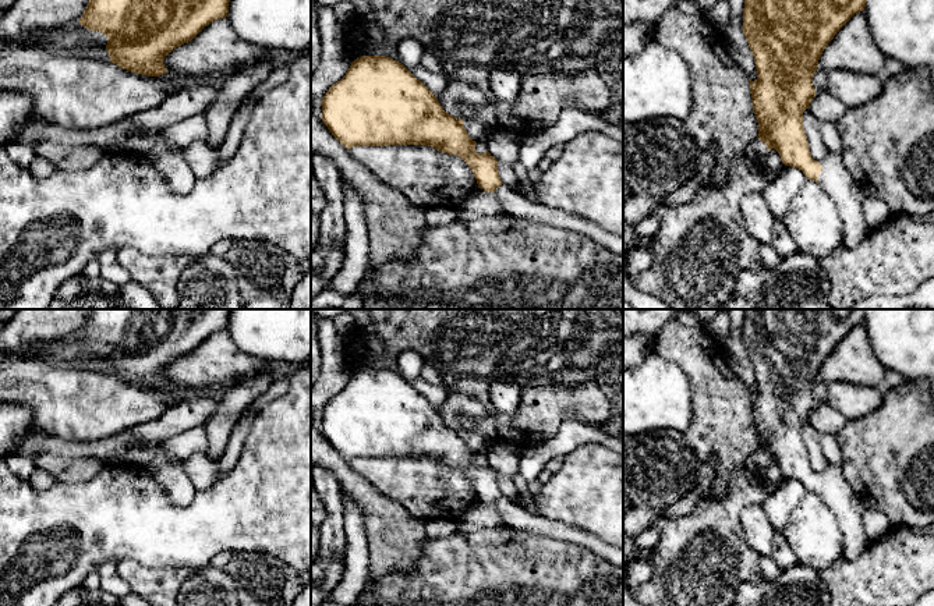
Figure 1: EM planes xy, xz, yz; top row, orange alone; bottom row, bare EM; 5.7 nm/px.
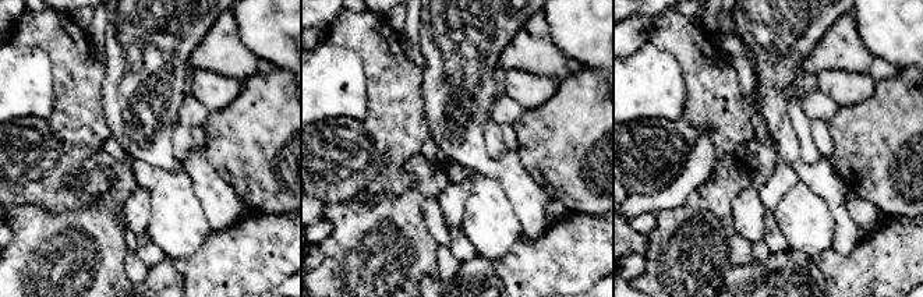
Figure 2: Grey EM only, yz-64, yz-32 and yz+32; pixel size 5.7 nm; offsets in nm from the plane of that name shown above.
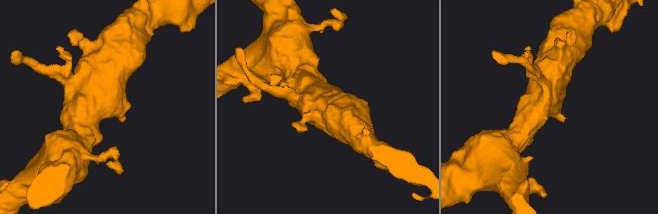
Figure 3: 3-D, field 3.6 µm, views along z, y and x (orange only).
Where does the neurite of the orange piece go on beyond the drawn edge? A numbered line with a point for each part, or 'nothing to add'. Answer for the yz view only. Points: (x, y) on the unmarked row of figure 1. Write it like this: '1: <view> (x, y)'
1: yz (835, 492)

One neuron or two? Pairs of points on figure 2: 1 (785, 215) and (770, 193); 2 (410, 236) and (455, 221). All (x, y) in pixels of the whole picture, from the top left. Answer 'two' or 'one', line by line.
1: two
2: two

